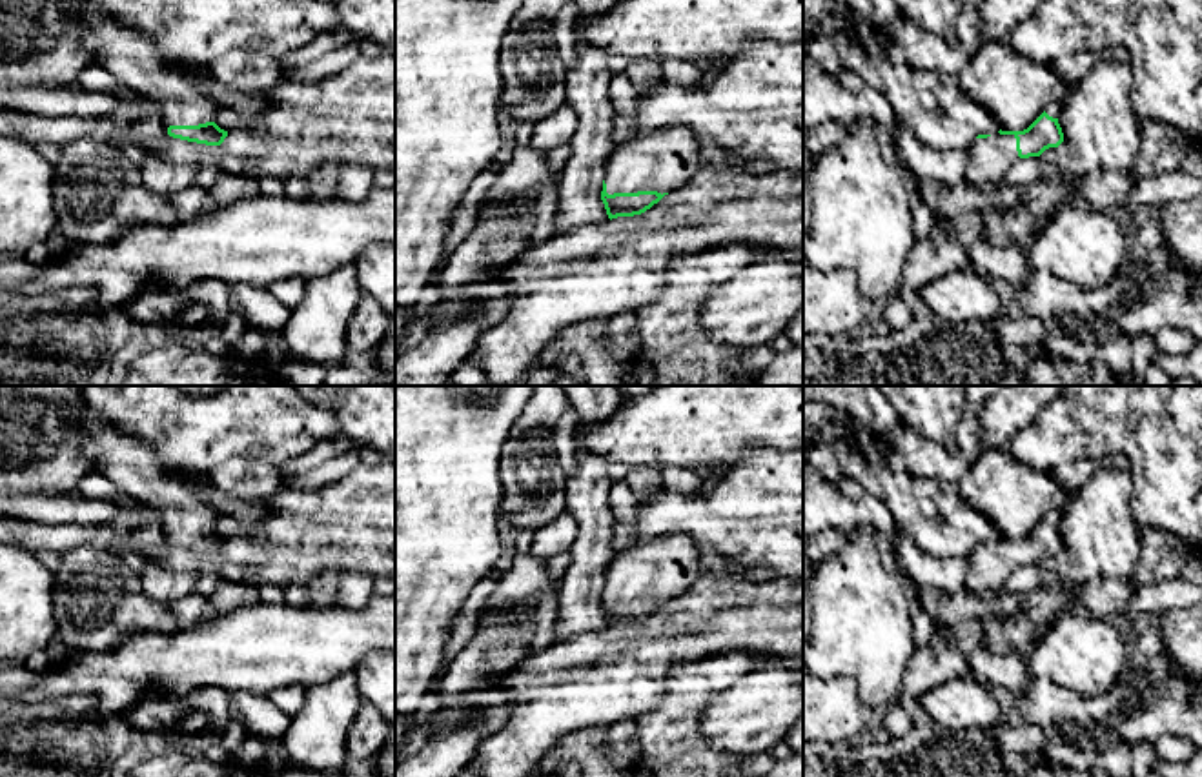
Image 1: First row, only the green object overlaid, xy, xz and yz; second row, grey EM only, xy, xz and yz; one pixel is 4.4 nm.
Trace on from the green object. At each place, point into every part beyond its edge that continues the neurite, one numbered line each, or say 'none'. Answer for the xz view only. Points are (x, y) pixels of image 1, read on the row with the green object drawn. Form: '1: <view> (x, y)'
1: xz (662, 161)

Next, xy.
1: xy (137, 62)

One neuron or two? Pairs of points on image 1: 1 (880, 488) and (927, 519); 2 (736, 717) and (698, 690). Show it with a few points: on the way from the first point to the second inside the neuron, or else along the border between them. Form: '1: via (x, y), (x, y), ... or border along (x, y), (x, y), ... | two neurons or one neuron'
1: via (891, 490), (902, 494), (916, 508) | one neuron
2: border along (742, 677), (700, 712), (705, 739) | two neurons

